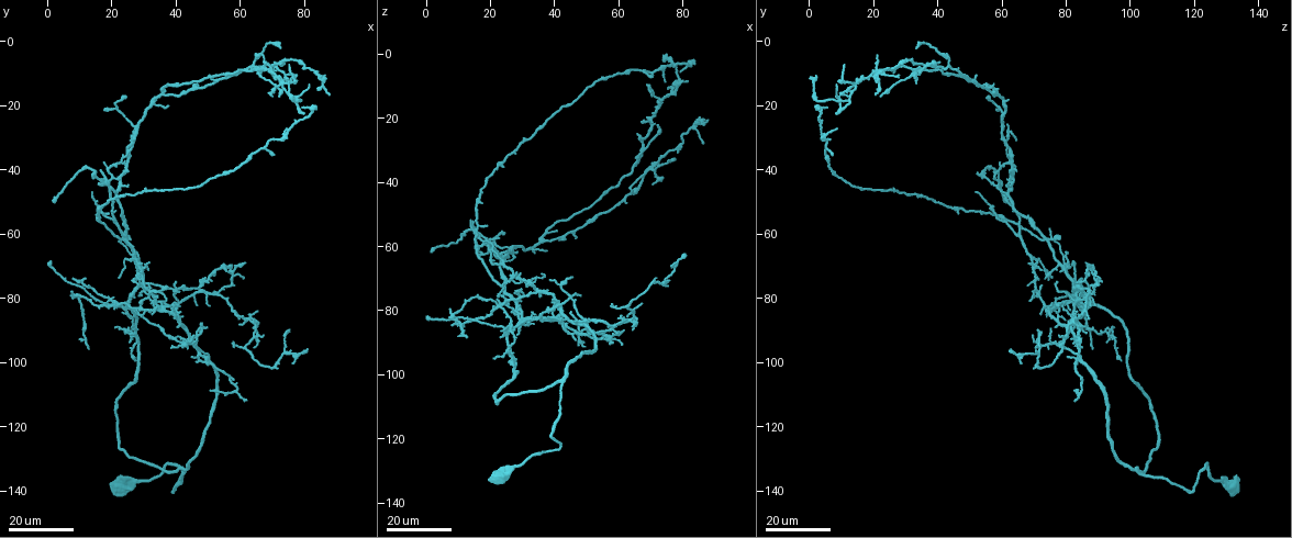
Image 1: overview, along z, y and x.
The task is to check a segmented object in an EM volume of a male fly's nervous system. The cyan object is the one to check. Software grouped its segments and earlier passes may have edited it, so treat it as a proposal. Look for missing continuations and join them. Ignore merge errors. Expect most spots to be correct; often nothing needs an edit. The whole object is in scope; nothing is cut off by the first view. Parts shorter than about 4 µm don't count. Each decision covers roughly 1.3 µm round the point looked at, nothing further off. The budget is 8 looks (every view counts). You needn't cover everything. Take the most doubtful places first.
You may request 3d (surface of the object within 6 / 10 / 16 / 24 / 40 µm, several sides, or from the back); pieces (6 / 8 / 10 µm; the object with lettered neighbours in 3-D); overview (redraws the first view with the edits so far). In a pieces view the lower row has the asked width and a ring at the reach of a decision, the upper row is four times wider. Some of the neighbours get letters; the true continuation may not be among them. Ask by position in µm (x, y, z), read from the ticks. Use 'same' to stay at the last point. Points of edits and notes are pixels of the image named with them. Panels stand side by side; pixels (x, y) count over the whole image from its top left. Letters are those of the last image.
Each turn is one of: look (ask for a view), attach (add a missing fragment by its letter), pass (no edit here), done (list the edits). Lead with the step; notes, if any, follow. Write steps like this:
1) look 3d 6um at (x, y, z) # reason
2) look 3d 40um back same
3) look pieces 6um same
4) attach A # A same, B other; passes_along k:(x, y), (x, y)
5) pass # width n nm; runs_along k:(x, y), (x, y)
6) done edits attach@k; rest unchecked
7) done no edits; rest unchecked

look 3d 16um at (71, 35, 7) # free end

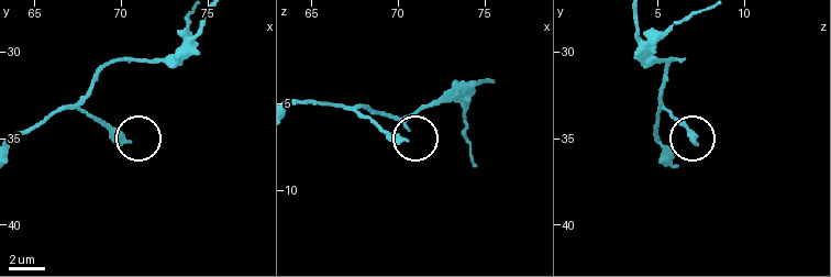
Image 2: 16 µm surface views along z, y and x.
look pieces 6um at (70.4, 35.2, 7.1) # see the neighbours

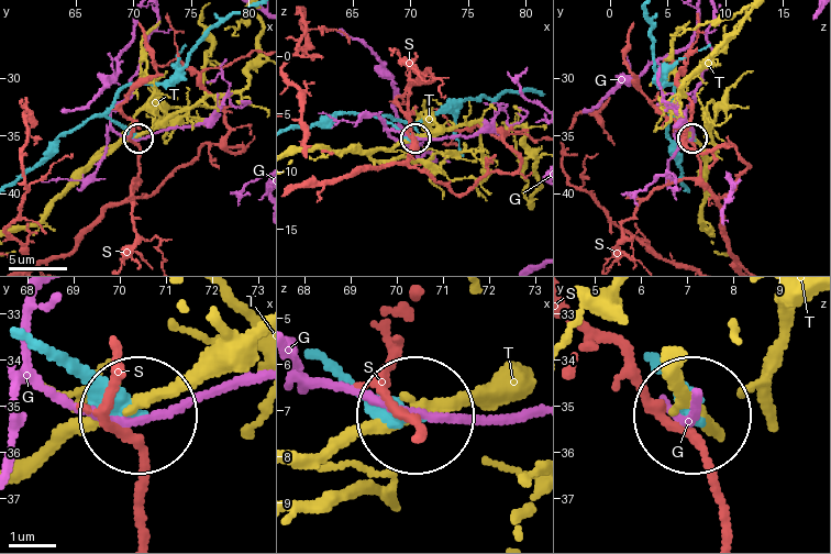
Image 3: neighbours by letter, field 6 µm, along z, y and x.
pass # width 300 nm; G other, S other, T other; runs_along 3:(43, 348), (134, 411); none of them fits

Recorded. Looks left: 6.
look 3d 24um at (8, 75, 85)

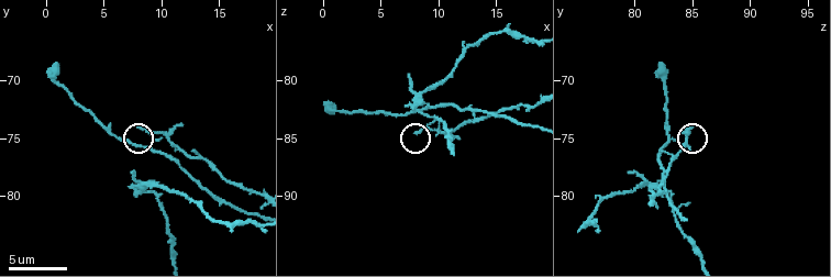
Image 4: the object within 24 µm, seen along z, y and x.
look pieces 6um at (8.0, 74.0, 84.4)

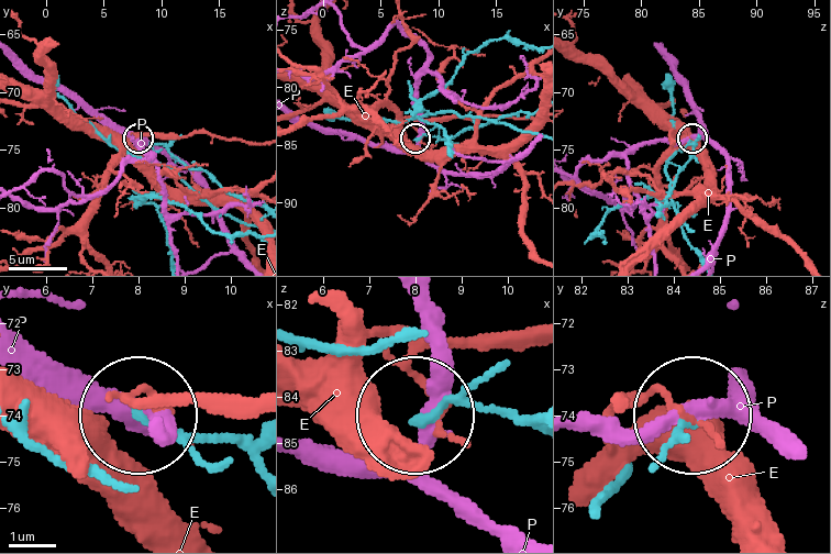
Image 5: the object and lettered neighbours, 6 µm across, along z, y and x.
pass # width 180 nm; E other, P other; runs_along 5:(655, 214), (667, 201), (666, 198), (687, 159), (691, 140); no lettered fragment goes on from it

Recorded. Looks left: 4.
look 3d 24um at (12, 95, 88)

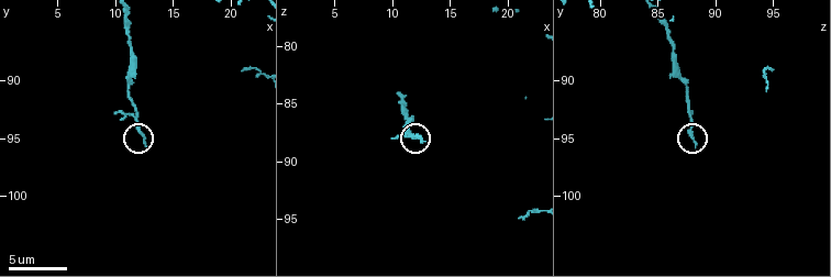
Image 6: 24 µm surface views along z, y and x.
look pieces 8um at (12.8, 95.6, 88.2) # what lies round it

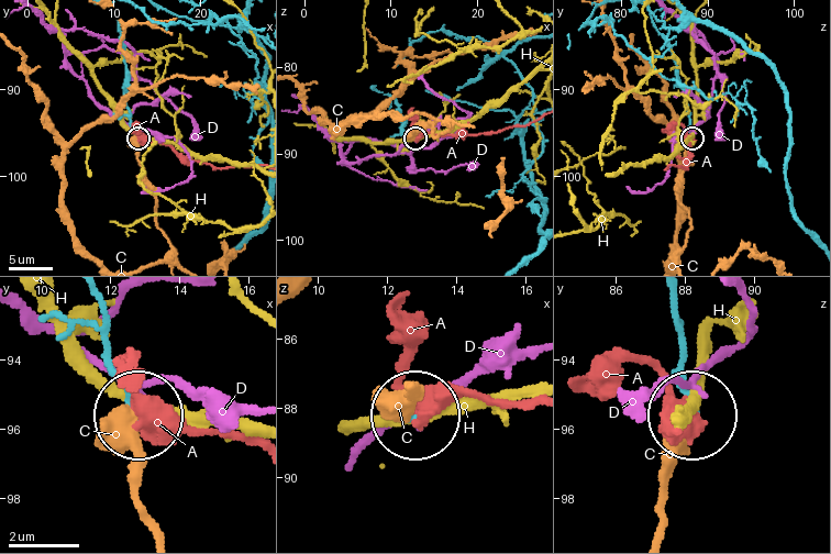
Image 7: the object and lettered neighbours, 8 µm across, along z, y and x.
pass # A other, C other, D other, H other; runs_along 7:(97, 300), (109, 372), (135, 412); no lettered fragment goes on from it

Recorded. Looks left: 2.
look 3d 16um at (39, 95, 70) # tapers out

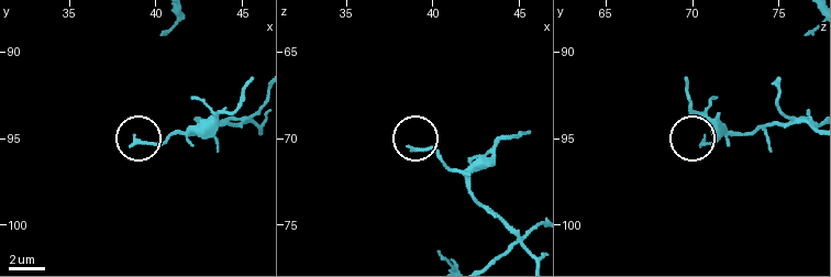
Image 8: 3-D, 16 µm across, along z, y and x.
look pieces 10um at (38.7, 95.3, 70.4)

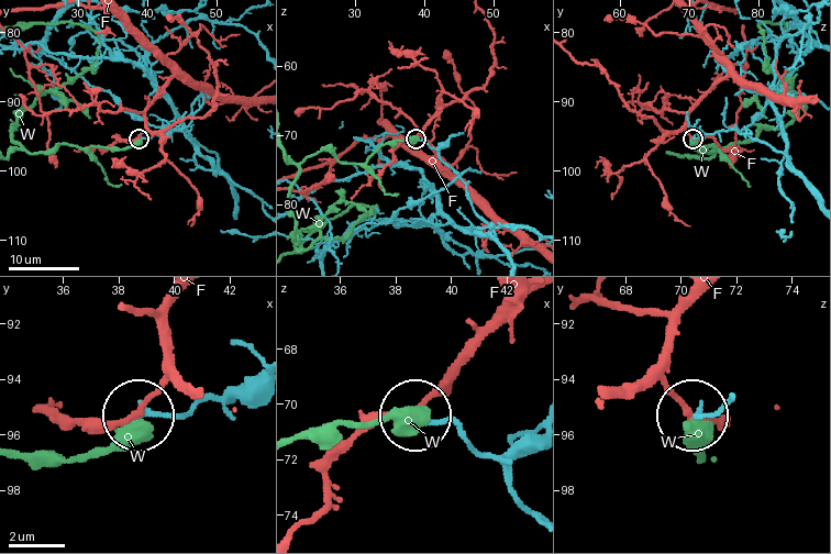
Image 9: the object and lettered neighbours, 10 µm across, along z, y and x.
pass # F other, W other; runs_along 9:(217, 155), (184, 130), (139, 139); no lettered fragment goes on from it

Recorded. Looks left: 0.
done no edits; rest unchecked

